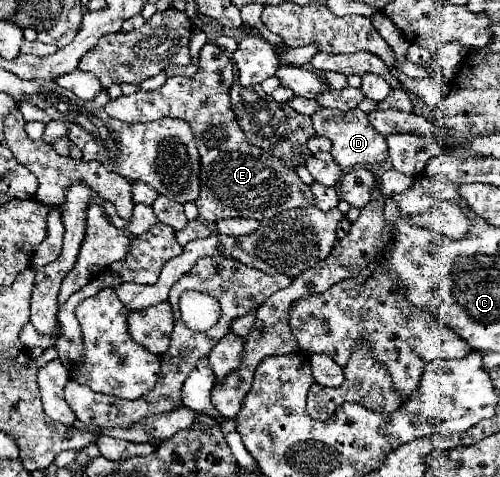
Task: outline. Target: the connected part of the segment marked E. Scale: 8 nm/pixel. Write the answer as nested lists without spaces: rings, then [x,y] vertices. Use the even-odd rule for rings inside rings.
[[[207,42],[199,52],[199,72],[195,76],[173,76],[159,90],[139,90],[131,96],[111,98],[105,110],[117,120],[133,124],[159,118],[181,118],[189,122],[201,154],[201,196],[195,204],[199,218],[205,222],[223,218],[253,218],[261,222],[291,208],[315,206],[311,188],[301,182],[293,168],[247,142],[229,102],[231,82],[233,64],[229,56],[219,46]]]

